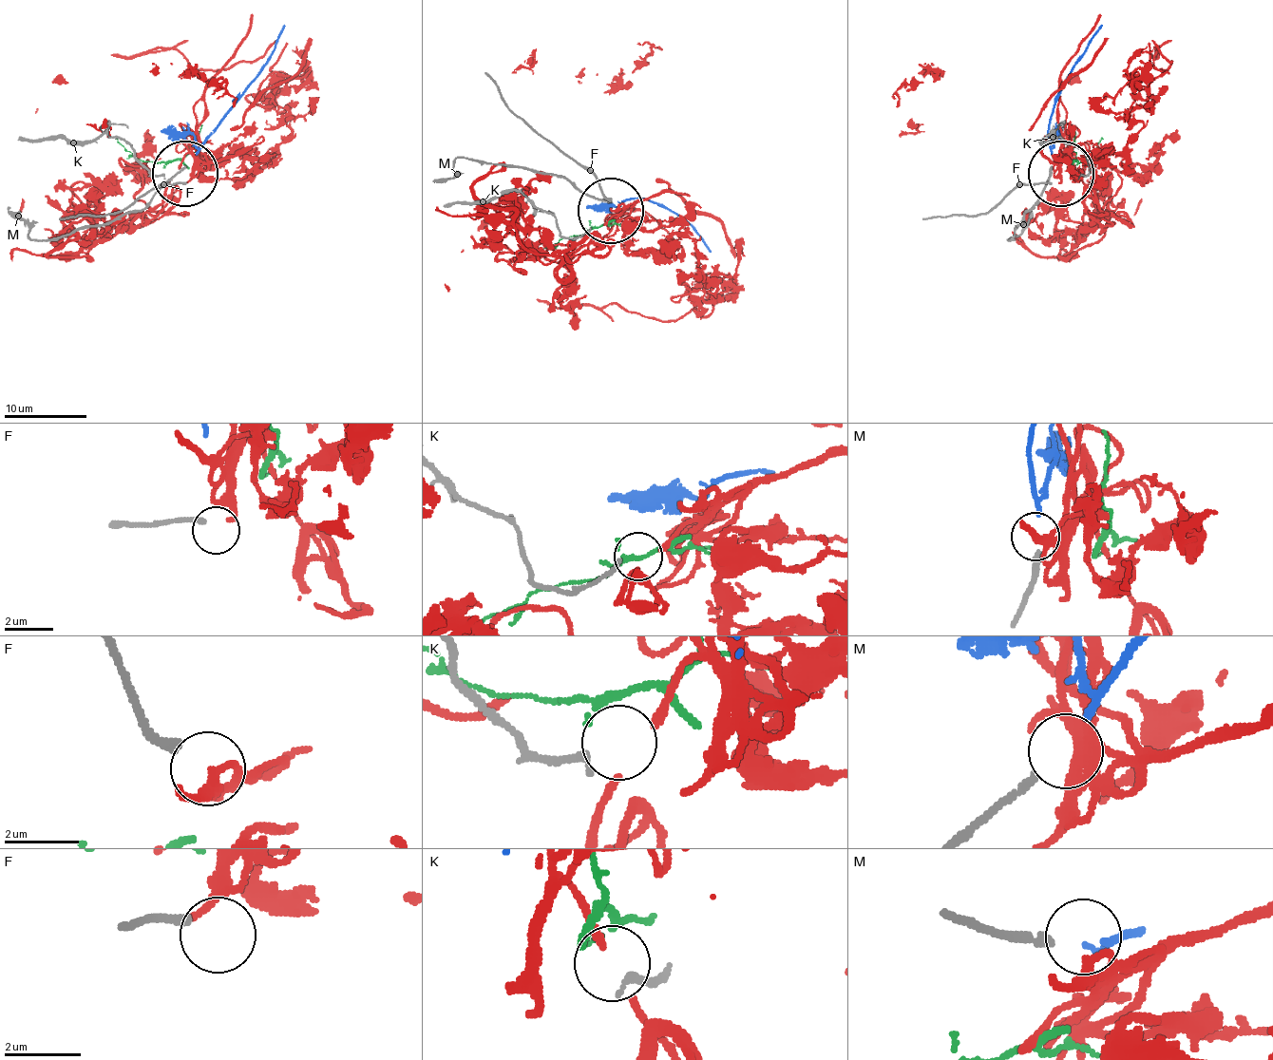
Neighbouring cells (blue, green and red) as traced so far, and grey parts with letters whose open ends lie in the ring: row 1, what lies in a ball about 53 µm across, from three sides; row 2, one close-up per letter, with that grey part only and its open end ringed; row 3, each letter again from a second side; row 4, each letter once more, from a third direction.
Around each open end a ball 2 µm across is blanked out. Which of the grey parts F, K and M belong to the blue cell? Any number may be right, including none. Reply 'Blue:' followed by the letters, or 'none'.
Blue: M

